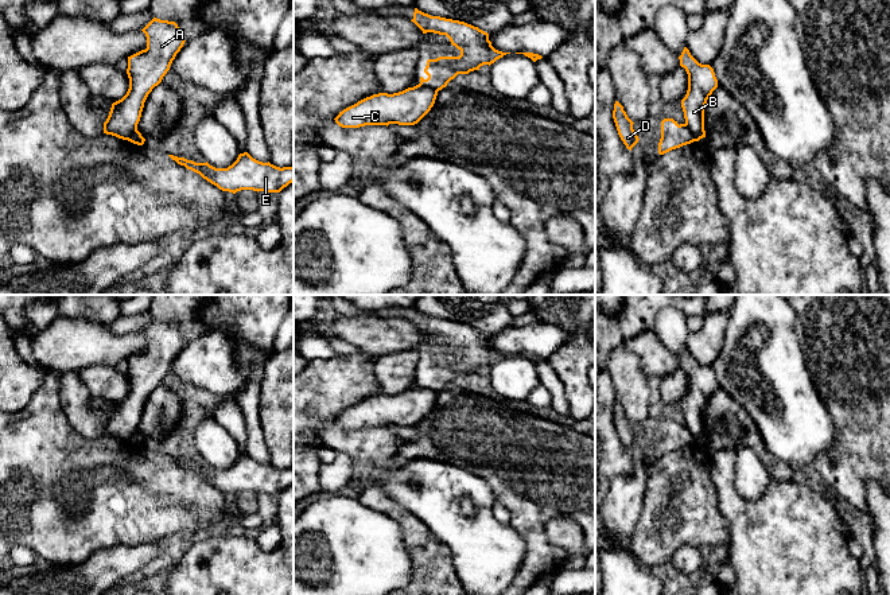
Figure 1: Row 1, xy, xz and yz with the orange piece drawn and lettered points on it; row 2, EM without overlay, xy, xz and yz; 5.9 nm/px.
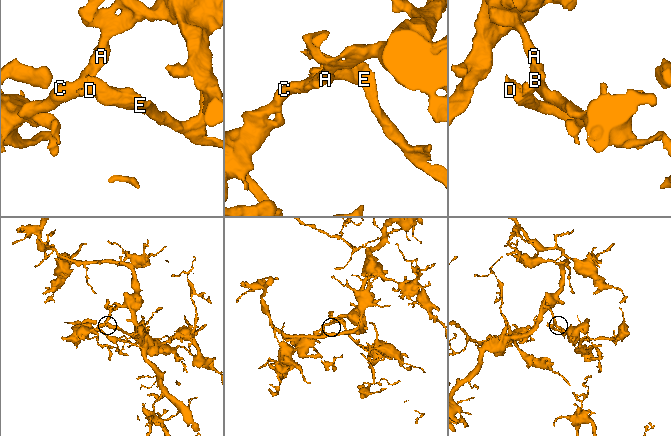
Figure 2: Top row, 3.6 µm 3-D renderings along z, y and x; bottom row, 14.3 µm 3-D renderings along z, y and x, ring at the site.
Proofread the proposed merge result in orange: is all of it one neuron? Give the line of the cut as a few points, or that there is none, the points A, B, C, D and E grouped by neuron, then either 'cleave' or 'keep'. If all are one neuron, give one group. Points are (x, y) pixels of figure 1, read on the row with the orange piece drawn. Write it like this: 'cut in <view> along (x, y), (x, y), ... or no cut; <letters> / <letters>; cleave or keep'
cut in xz along (418, 85), (438, 90); A B C / D E; cleave

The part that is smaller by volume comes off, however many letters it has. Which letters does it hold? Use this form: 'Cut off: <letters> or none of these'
Cut off: D, E

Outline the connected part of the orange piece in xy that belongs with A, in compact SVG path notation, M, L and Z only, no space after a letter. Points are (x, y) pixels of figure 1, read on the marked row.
M153 18L141 31L147 36L147 48L128 57L129 89L121 100L112 104L109 116L104 122L104 133L123 140L136 132L148 94L162 82L186 42L175 22Z

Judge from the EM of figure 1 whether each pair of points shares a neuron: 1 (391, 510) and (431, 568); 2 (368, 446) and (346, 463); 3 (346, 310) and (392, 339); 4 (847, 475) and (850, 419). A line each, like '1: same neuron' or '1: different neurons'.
1: same neuron
2: different neurons
3: different neurons
4: same neuron

